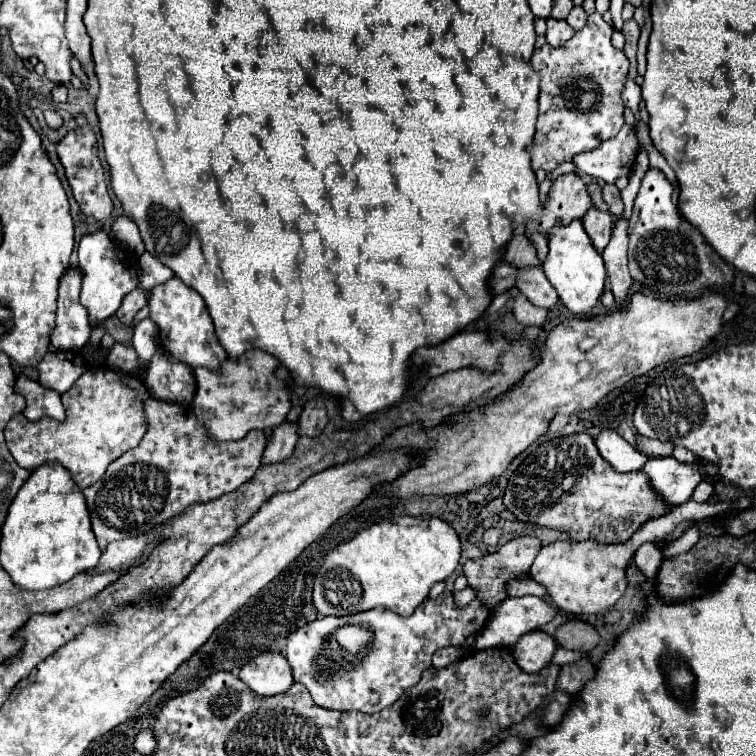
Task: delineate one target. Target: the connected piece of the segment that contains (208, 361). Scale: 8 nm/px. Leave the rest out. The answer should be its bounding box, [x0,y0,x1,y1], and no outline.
[150,276,226,370]

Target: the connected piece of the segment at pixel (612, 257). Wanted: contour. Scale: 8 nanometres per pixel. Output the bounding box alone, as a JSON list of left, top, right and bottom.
[602,218,632,304]

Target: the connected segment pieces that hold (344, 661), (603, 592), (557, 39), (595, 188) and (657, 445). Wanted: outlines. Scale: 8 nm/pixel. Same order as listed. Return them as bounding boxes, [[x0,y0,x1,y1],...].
[[286,592,490,714],[530,496,752,614],[546,18,574,46],[588,182,608,210],[638,436,672,456]]

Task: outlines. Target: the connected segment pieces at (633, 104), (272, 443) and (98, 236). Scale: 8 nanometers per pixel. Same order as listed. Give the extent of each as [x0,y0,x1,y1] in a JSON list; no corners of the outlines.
[[624,82,640,114],[262,422,298,464],[78,232,138,328]]

